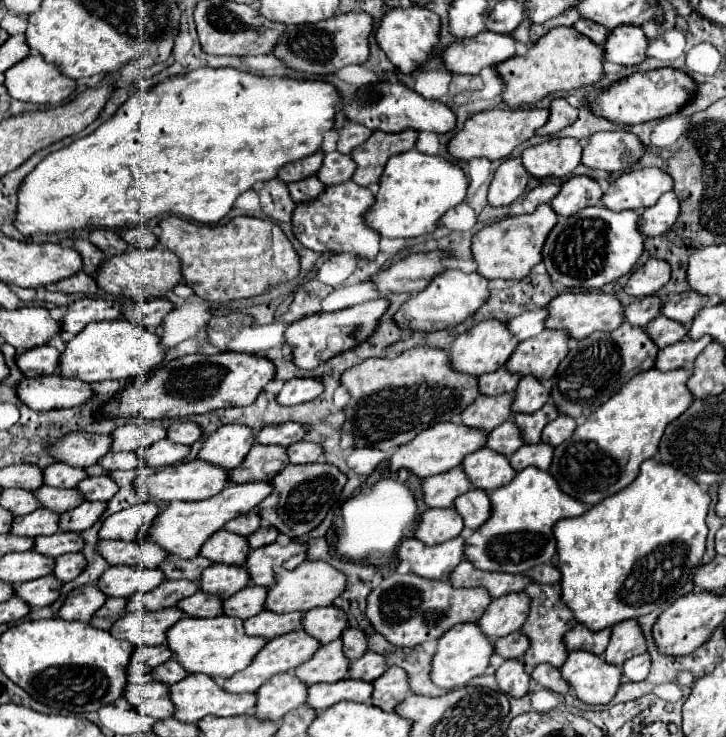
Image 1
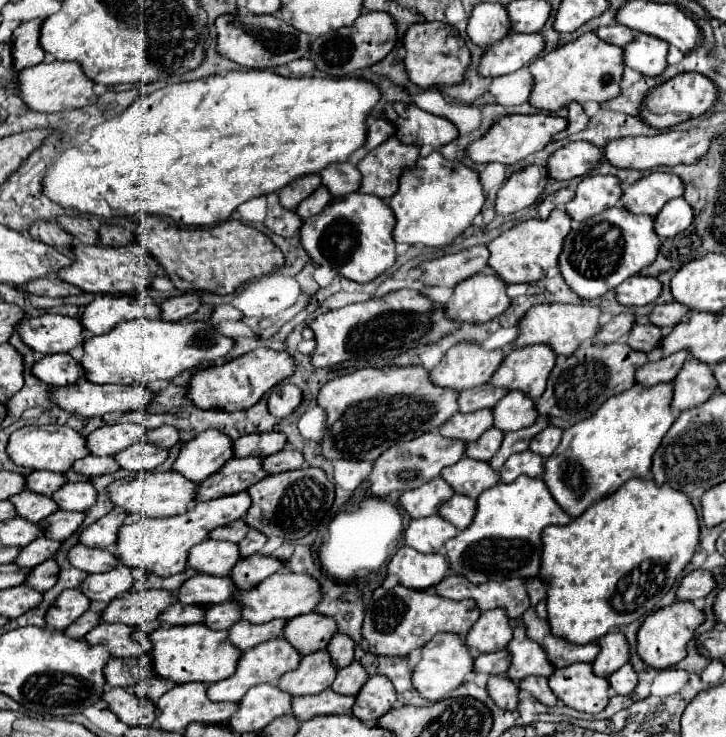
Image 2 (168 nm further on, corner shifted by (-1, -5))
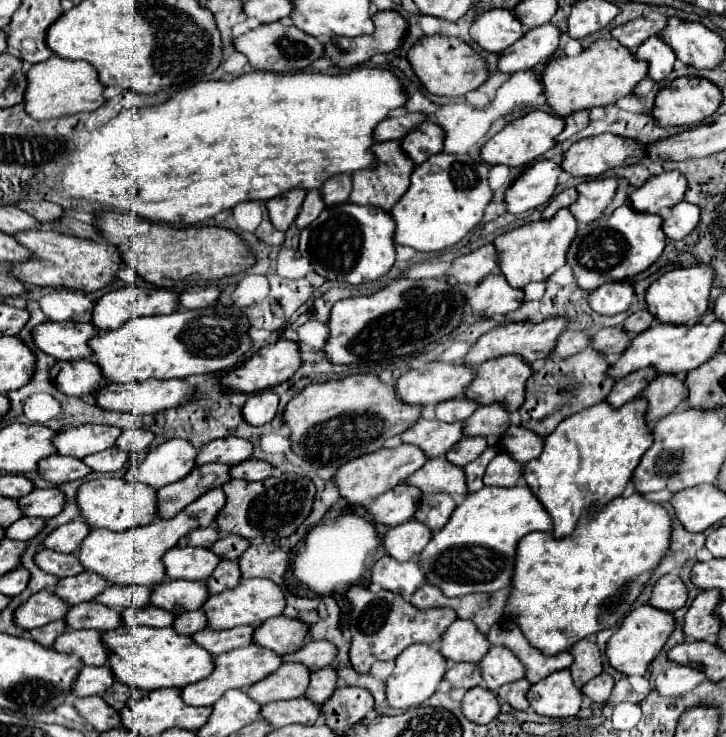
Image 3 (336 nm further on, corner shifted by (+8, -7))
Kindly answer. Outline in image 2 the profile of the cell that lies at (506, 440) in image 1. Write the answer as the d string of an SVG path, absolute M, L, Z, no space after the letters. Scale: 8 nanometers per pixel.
M495 427L487 429L475 443L467 445L465 455L471 459L479 459L479 461L487 461L497 453L497 447L501 447L503 441L503 433L497 431Z

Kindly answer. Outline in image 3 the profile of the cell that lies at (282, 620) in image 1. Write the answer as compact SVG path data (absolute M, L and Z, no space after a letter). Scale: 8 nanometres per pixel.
M244 625L244 627L234 627L234 629L226 629L226 631L216 631L216 629L204 629L200 633L194 633L192 639L204 647L208 653L222 655L228 653L232 649L238 647L246 647L252 643L252 635L254 635L254 625Z

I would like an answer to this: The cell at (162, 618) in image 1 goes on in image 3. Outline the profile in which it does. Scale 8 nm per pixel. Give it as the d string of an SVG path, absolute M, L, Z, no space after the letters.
M82 629L82 631L68 631L64 637L56 639L52 649L60 653L76 653L84 665L106 665L108 651L102 641L102 631L98 629Z

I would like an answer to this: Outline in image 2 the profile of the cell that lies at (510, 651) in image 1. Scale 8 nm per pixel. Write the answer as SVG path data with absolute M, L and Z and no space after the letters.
M501 649L501 651L495 651L495 653L481 653L479 657L475 657L473 673L503 675L509 665L511 665L511 661L509 661L509 651L507 649Z

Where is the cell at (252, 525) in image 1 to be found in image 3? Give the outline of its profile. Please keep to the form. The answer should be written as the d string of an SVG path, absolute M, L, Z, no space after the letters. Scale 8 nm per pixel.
M210 525L206 529L194 529L192 533L188 533L186 543L188 545L196 545L196 547L210 547L220 539L220 531L216 525Z

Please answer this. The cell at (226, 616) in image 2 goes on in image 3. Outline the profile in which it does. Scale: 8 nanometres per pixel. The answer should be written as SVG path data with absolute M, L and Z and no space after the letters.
M196 609L196 611L186 611L186 613L180 613L172 625L178 633L182 635L194 635L202 629L208 627L208 617L204 613L204 609Z

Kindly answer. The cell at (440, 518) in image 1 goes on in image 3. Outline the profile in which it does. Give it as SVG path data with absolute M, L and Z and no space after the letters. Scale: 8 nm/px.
M410 519L402 525L388 529L388 533L384 535L384 547L386 553L392 555L394 559L410 561L410 559L418 559L418 555L424 551L432 535L434 531L430 527L426 527L416 519Z

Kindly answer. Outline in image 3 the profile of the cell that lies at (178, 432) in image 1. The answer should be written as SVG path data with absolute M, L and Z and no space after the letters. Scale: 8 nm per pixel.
M126 429L126 431L118 437L116 445L118 445L120 449L130 451L130 453L138 453L138 451L150 449L152 441L154 441L154 433L148 431L148 429Z

